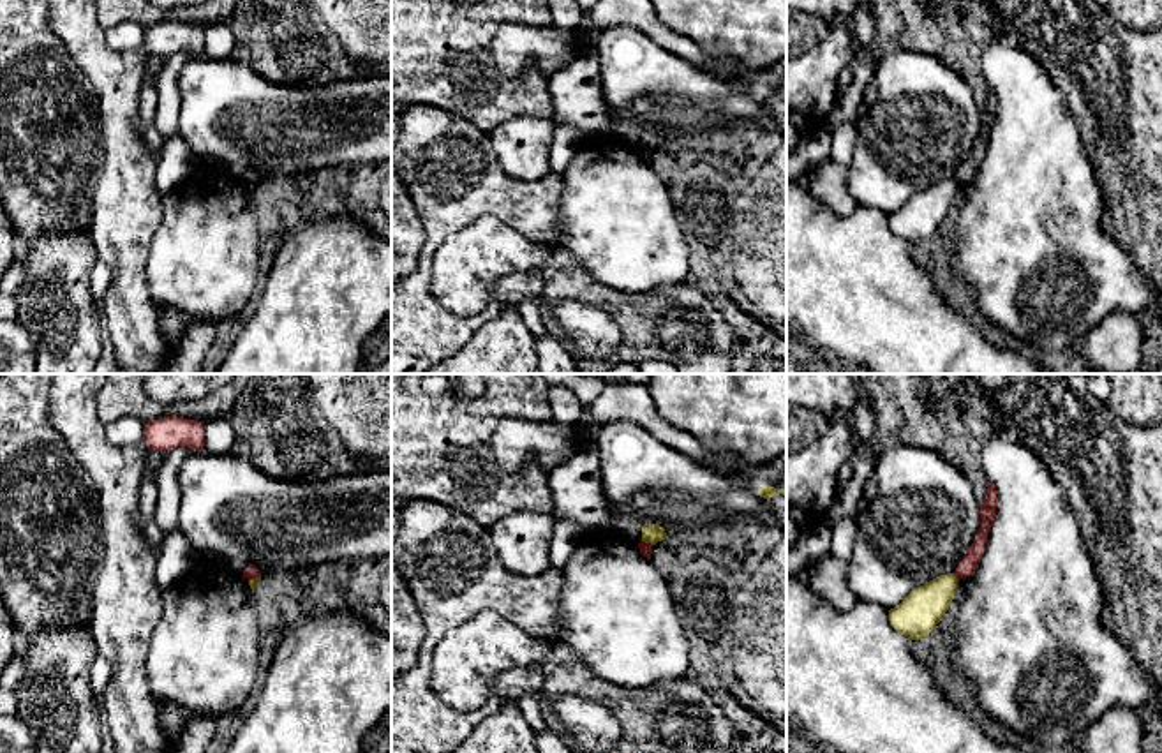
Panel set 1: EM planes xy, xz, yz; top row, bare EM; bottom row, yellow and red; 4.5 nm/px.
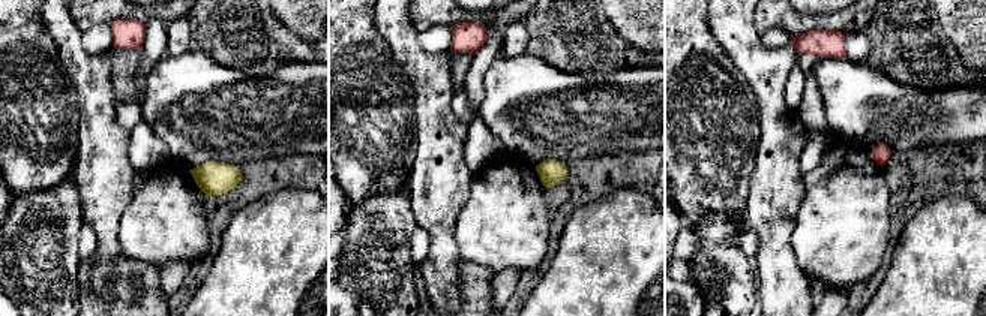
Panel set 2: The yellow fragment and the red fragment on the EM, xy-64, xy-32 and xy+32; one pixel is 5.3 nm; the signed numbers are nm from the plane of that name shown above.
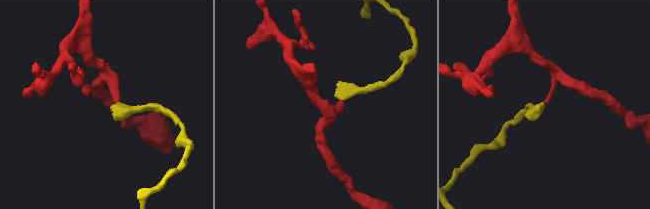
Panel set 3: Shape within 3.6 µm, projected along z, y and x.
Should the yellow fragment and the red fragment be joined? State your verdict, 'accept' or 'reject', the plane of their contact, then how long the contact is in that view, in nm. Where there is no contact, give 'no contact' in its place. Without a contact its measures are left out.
reject | yz | 50 nm

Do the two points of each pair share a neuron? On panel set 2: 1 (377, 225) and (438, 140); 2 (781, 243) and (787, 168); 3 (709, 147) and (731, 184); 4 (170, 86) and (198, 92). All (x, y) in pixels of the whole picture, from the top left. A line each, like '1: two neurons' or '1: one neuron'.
1: two neurons
2: one neuron
3: one neuron
4: one neuron

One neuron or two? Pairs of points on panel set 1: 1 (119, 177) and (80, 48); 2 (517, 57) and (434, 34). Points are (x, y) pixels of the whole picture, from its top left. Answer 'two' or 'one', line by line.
1: one
2: two

